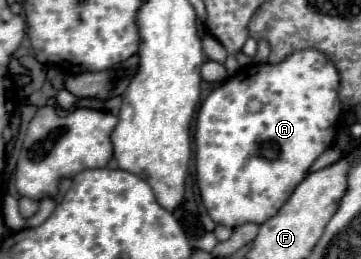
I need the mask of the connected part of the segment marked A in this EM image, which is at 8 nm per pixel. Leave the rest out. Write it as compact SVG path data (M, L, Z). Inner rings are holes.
M302 49L276 65L250 65L250 71L230 77L206 97L198 111L194 131L196 175L202 203L216 225L230 229L244 223L262 225L280 211L312 163L336 137L340 117L338 87L340 73L336 65L322 51Z

